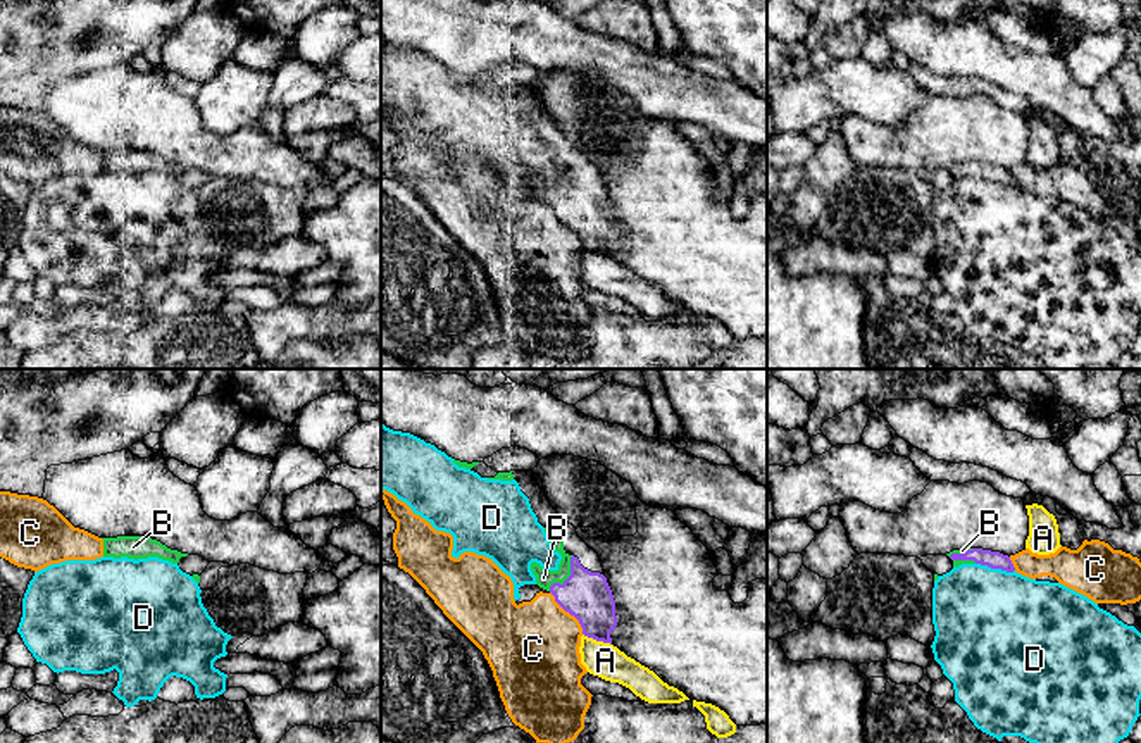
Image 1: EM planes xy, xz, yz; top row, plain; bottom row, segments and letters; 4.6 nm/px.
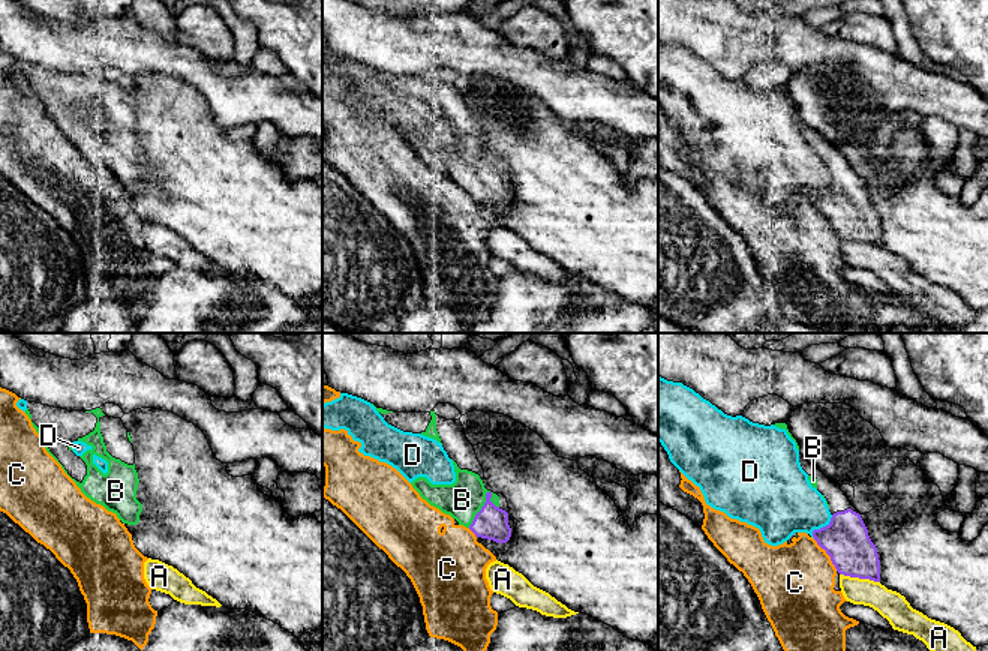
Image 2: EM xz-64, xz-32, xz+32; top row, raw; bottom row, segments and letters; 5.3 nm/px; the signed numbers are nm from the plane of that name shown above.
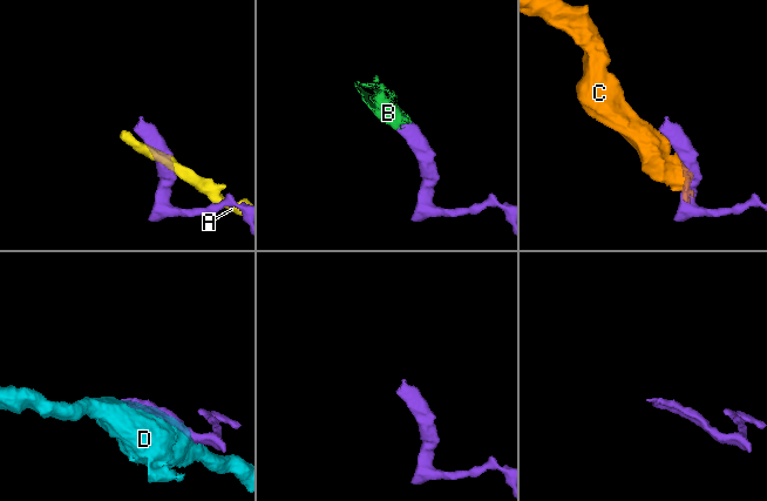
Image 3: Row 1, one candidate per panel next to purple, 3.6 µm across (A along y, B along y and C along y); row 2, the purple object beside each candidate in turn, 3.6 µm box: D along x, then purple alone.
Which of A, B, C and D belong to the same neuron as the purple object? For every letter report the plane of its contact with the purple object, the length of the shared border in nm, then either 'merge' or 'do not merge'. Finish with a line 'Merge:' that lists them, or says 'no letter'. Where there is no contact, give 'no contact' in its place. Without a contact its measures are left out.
A: meets purple in xz; contact 150 nm long; do not merge
B: meets purple in xz; contact 200 nm long; merge
C: meets purple in xz; contact 260 nm long; do not merge
D: meets purple in yz; contact 190 nm long; do not merge
Merge: B

